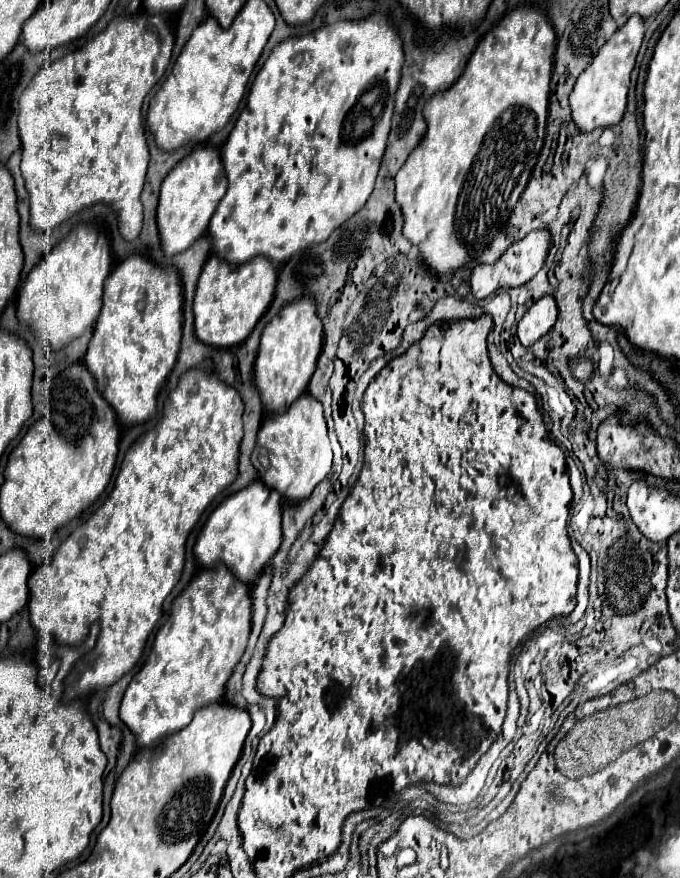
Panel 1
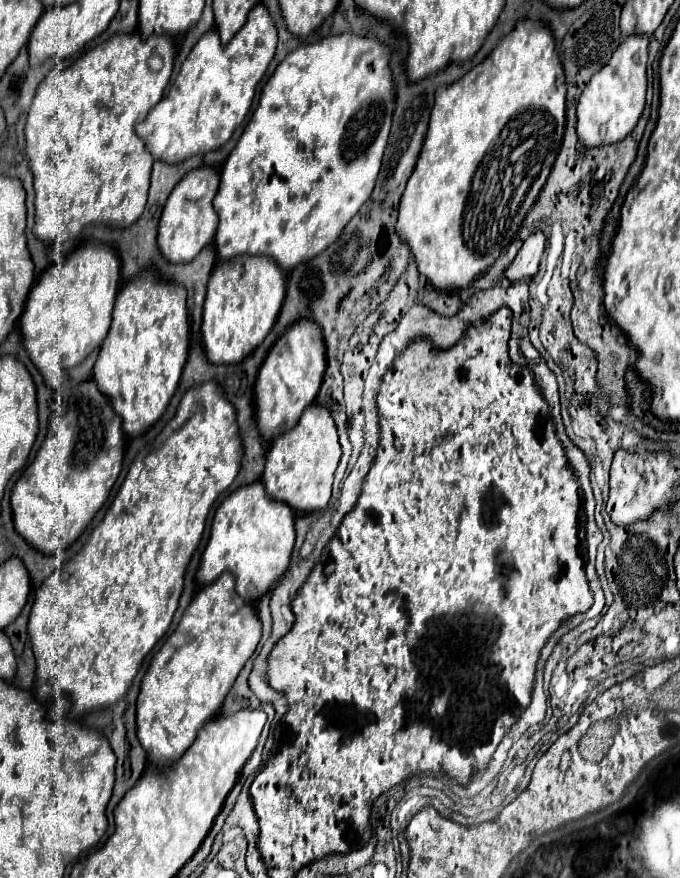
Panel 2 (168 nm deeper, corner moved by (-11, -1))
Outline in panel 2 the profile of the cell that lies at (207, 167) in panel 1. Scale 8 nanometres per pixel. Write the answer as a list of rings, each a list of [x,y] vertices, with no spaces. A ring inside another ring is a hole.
[[[199,167],[189,171],[171,191],[159,221],[157,245],[169,263],[191,261],[215,237],[217,215],[213,211],[213,197],[217,195],[221,173],[217,167]]]

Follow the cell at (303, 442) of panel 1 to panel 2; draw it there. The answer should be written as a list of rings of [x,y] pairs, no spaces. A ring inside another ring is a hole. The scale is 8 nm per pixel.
[[[319,403],[309,405],[299,423],[275,437],[267,451],[267,465],[263,471],[263,485],[271,499],[287,503],[299,513],[311,513],[323,509],[331,497],[333,473],[341,461],[343,449],[337,437],[337,427],[327,411]]]

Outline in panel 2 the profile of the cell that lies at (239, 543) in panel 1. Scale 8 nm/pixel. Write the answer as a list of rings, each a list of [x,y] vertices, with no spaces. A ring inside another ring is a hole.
[[[261,481],[239,487],[215,511],[211,535],[201,555],[197,581],[207,585],[223,571],[229,571],[235,575],[237,593],[249,603],[259,601],[261,595],[269,593],[269,589],[291,563],[291,551],[295,543],[293,523],[295,517],[291,507],[287,507],[287,503],[275,503],[275,499],[263,491]]]

